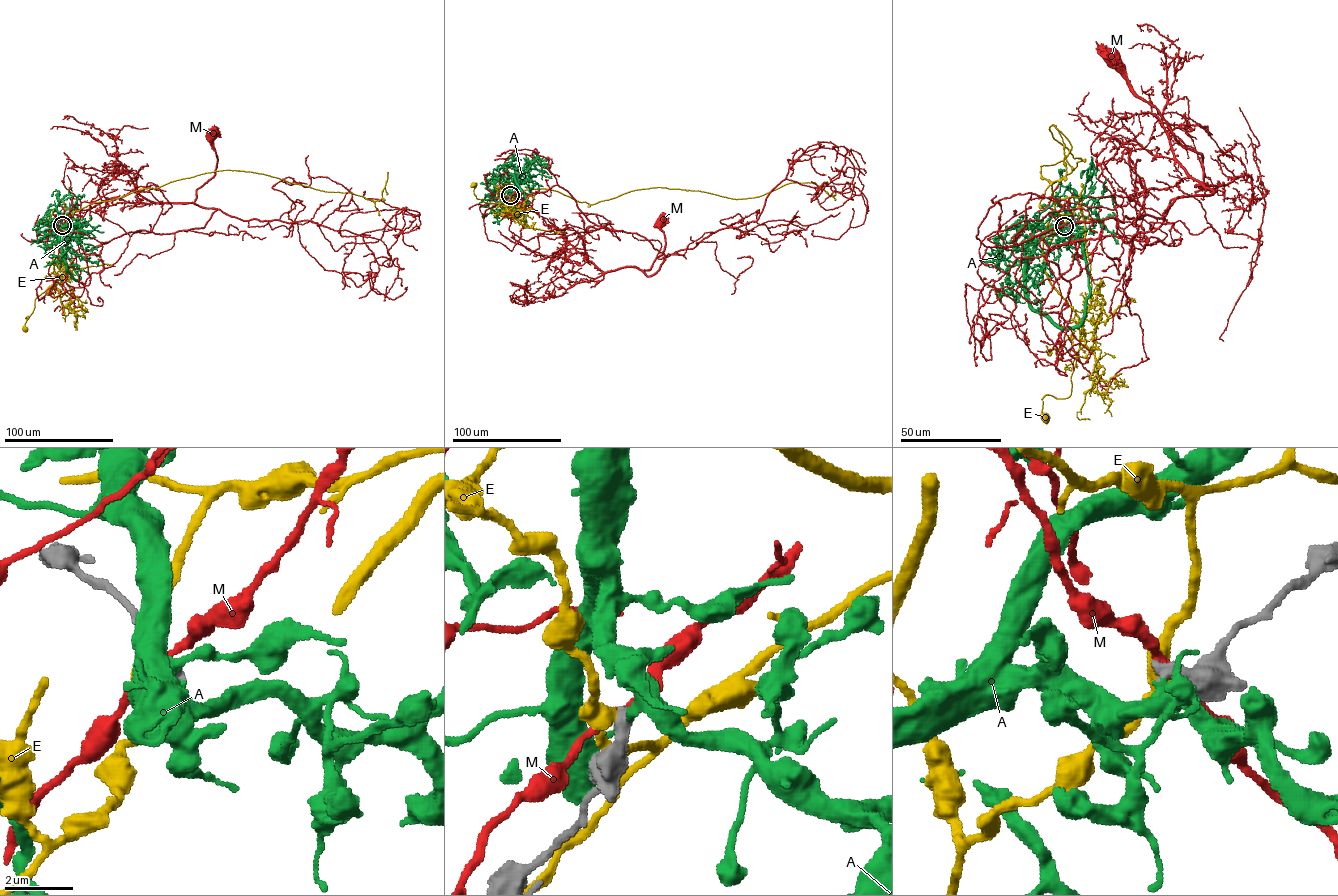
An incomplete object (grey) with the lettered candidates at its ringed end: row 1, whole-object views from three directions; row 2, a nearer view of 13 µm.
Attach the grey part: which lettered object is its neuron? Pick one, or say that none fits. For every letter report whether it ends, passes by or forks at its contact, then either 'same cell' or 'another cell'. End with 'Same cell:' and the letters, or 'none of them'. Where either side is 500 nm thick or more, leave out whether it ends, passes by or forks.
A: it ends; same cell
E: it passes by; another cell
M: it passes by; another cell
Same cell: A

